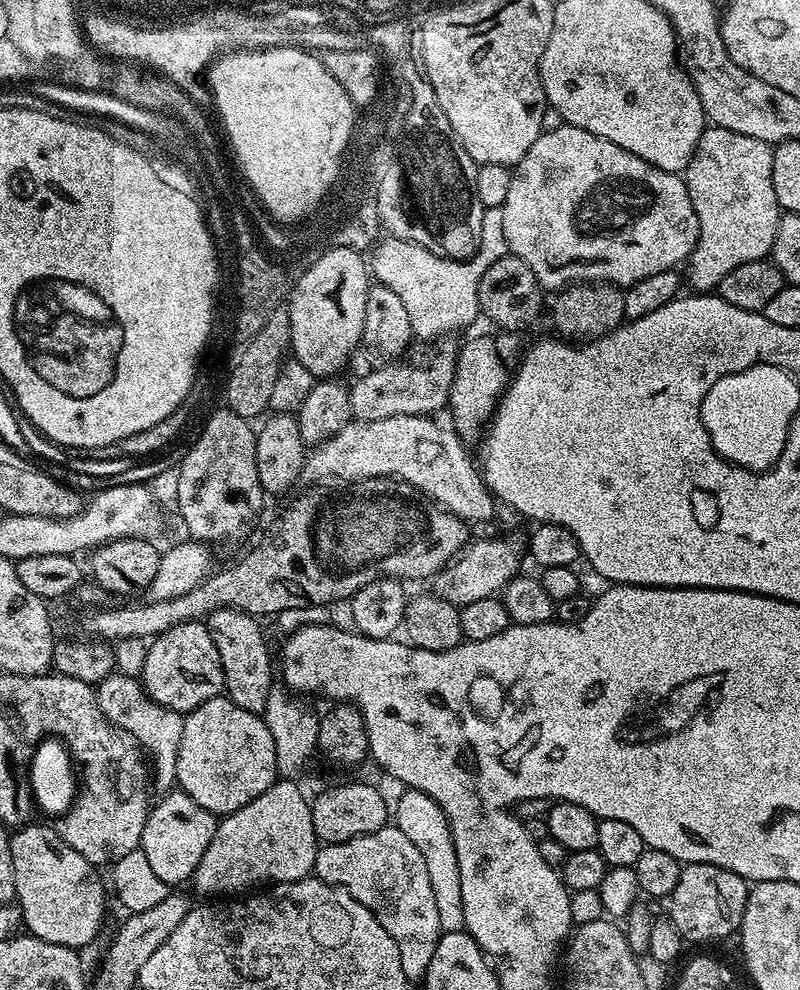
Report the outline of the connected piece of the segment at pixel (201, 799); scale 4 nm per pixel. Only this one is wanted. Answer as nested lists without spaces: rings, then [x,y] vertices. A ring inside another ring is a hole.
[[[221,694],[184,716],[176,784],[198,806],[223,818],[258,798],[277,779],[274,738],[257,713],[242,710]]]

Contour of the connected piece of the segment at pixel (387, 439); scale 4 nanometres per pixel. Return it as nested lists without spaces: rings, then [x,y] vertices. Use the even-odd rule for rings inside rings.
[[[395,415],[376,420],[350,420],[336,435],[315,445],[304,459],[301,477],[307,483],[326,482],[338,478],[340,482],[368,482],[373,479],[398,478],[416,488],[423,497],[445,511],[455,514],[465,523],[486,522],[494,514],[495,499],[484,484],[484,479],[469,454],[463,439],[451,427],[434,422],[435,419],[416,415]]]

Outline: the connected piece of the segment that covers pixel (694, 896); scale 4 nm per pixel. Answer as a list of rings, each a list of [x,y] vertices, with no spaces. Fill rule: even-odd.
[[[684,864],[680,869],[678,886],[670,897],[672,924],[688,942],[720,940],[731,932],[733,935],[744,917],[749,887],[749,881],[725,868],[713,864]]]

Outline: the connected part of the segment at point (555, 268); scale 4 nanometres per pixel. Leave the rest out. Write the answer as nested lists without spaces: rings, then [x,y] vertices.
[[[561,123],[559,127],[549,127],[541,132],[539,138],[534,142],[534,146],[530,146],[530,150],[526,150],[526,154],[521,158],[519,164],[512,168],[510,190],[506,193],[506,202],[500,208],[502,210],[502,234],[508,243],[509,253],[522,258],[522,262],[526,262],[526,266],[530,266],[530,270],[534,270],[536,281],[540,283],[541,289],[563,290],[581,282],[627,286],[634,282],[642,282],[642,278],[650,278],[650,274],[671,272],[677,266],[683,265],[687,261],[688,255],[694,250],[700,233],[698,214],[694,214],[694,206],[690,202],[690,194],[684,184],[683,175],[662,170],[658,166],[614,146],[614,142],[610,142],[606,138],[598,138],[581,128],[575,128],[573,124]]]

